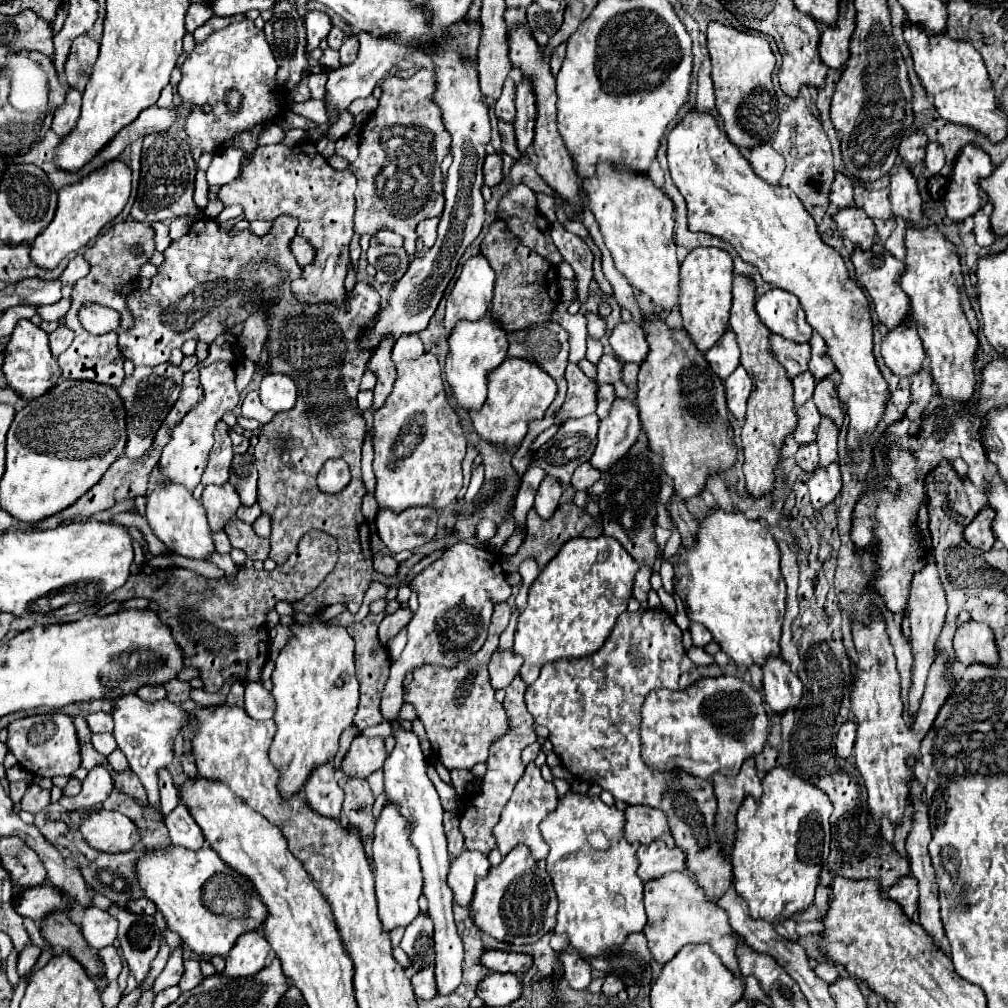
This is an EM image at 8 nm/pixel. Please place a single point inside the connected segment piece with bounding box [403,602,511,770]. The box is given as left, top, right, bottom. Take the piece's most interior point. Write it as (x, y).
(460, 725)

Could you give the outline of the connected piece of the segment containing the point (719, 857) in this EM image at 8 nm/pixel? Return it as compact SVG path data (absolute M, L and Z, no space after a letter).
M663 608L641 610L633 614L623 612L617 618L617 624L611 630L607 642L595 654L587 658L549 662L547 666L543 666L539 678L531 686L527 686L525 702L535 722L549 728L553 752L561 758L561 764L575 778L599 784L603 790L611 792L615 800L621 800L625 804L645 804L667 814L675 846L687 852L687 874L697 882L705 898L717 904L719 898L729 890L729 886L733 886L735 878L731 874L731 860L723 852L723 844L717 840L715 834L717 802L711 782L703 778L691 778L691 774L683 774L683 770L651 770L651 766L643 766L643 758L639 754L639 710L643 706L643 698L651 690L685 690L703 676L721 676L721 668L717 664L697 666L687 658L687 652L681 644L681 630L669 618L673 616Z

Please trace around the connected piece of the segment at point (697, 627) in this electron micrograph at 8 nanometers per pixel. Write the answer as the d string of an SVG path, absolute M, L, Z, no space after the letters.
M691 622L689 632L691 632L691 636L693 636L693 644L695 644L695 646L705 646L707 642L713 640L713 638L711 638L711 632L707 632L699 622Z

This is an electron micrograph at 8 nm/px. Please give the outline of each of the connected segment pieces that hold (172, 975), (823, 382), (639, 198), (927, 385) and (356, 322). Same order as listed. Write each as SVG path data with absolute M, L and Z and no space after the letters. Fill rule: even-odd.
M177 948L171 952L165 970L157 976L157 980L153 984L153 992L157 994L157 992L165 990L167 986L177 984L181 980L181 974L183 974L183 958L181 958L181 948Z
M821 378L815 386L815 394L813 394L813 402L817 406L817 410L829 418L833 418L833 422L837 426L841 426L843 422L843 410L841 410L841 402L837 398L835 392L835 384L829 378Z
M599 164L591 178L583 180L589 196L589 208L601 228L605 246L609 248L615 268L641 294L649 296L663 312L679 308L679 260L673 240L673 202L653 186L653 182L637 172L615 170L611 164Z
M921 370L919 374L913 376L913 384L911 384L911 404L905 412L905 416L909 418L911 426L909 426L909 432L911 436L919 434L919 426L921 426L921 416L923 416L923 410L927 406L927 402L931 400L933 396L933 382L931 382L931 376L927 370Z
M279 216L273 222L273 228L265 236L255 236L251 230L241 230L237 236L229 238L225 232L219 230L219 222L211 218L203 218L199 222L193 222L189 232L171 242L171 246L163 252L165 262L159 266L159 274L151 280L149 290L131 292L127 296L127 304L135 316L135 326L129 332L119 334L119 350L123 358L131 360L135 366L157 366L169 360L173 348L181 348L181 344L189 338L201 340L211 344L219 334L229 332L237 324L243 324L253 312L265 310L267 312L267 352L271 354L269 372L283 372L287 374L299 388L299 398L295 408L291 412L285 412L285 418L275 418L269 424L261 428L261 434L257 436L255 446L255 460L259 470L259 496L257 504L265 514L271 516L271 552L269 558L275 562L285 562L287 556L295 550L299 538L307 530L321 530L331 534L339 544L339 560L333 570L317 588L315 592L307 594L307 598L293 602L295 610L301 610L305 614L315 614L319 606L331 606L331 604L345 604L351 614L355 614L361 604L367 588L373 580L391 586L405 586L405 578L411 572L415 564L419 564L425 556L415 552L409 560L399 564L399 570L391 578L383 578L383 574L375 572L371 562L371 544L369 544L369 526L367 520L361 514L361 500L367 494L367 488L361 478L361 446L365 436L365 418L359 412L357 406L357 394L359 394L359 382L367 368L367 360L371 356L369 350L359 350L359 342L371 326L375 326L375 318L379 316L379 294L373 286L365 282L357 282L353 290L345 296L341 306L327 306L323 302L303 306L303 302L295 302L295 294L291 294L291 284L303 274L303 268L295 262L289 240L295 236L297 220L293 216ZM279 436L291 436L293 442L289 450L279 452L275 448L275 442ZM329 458L343 458L351 468L351 482L345 490L337 494L325 494L317 486L317 474L323 468L323 464Z

